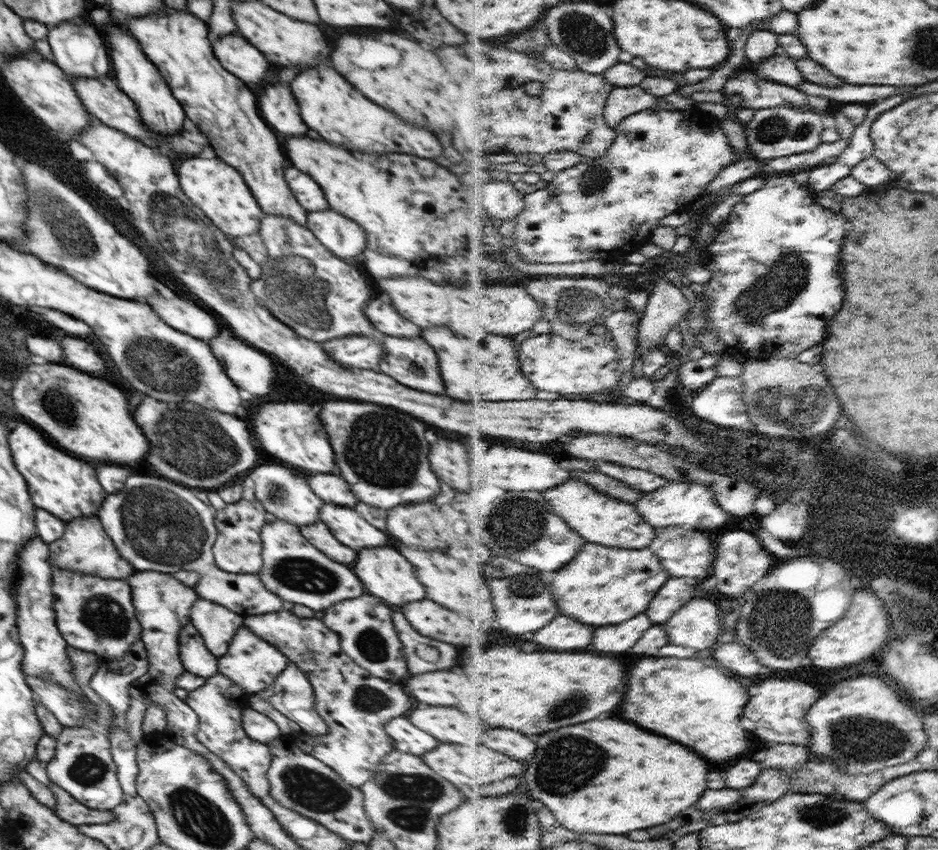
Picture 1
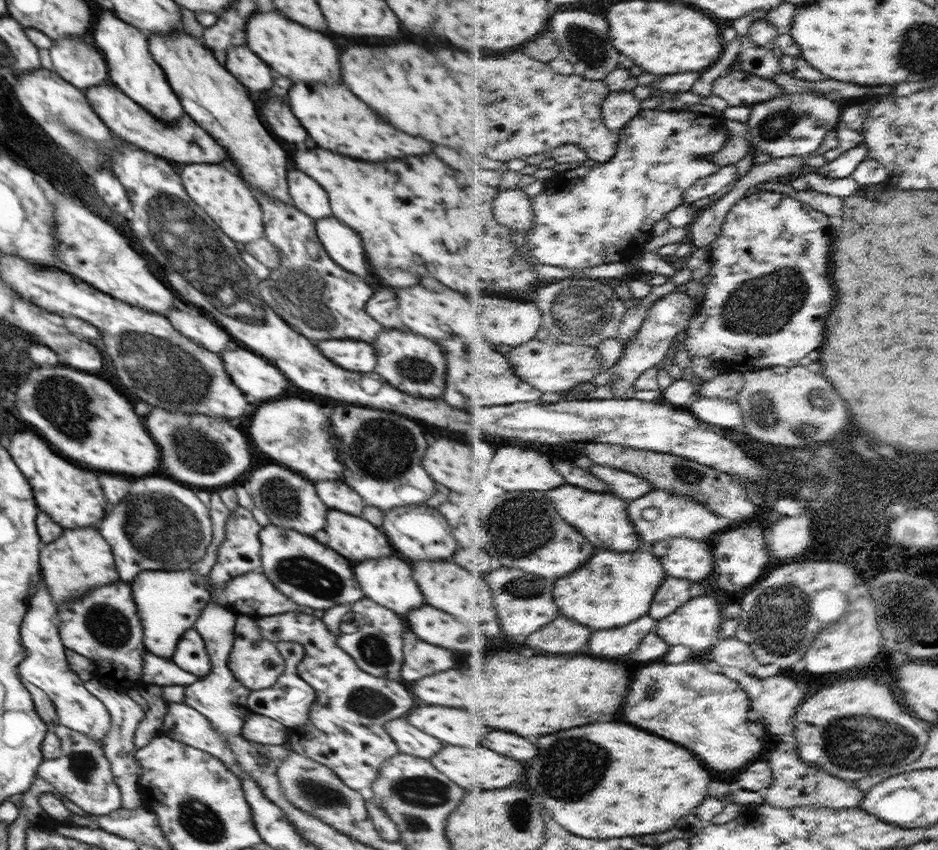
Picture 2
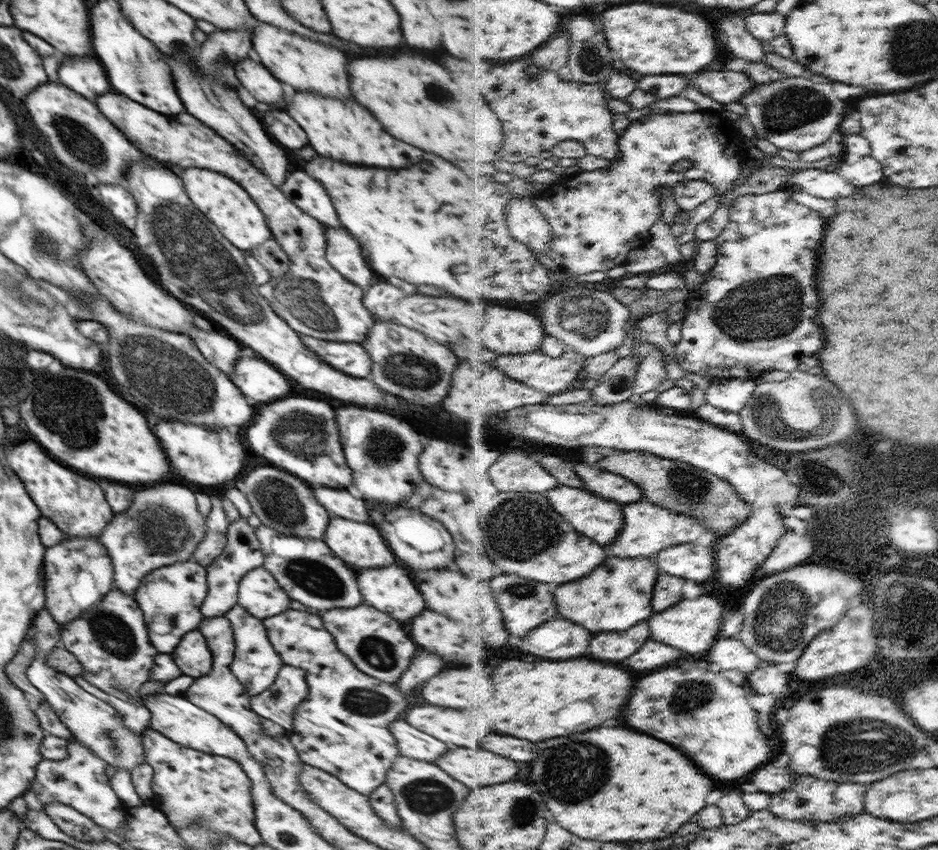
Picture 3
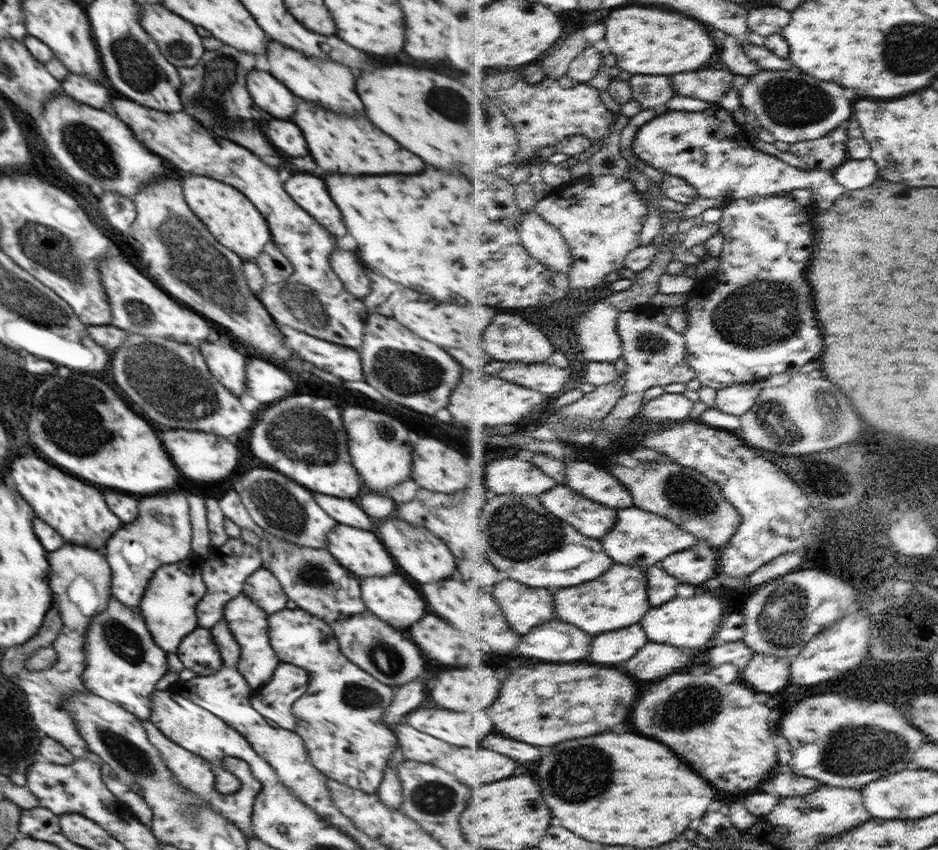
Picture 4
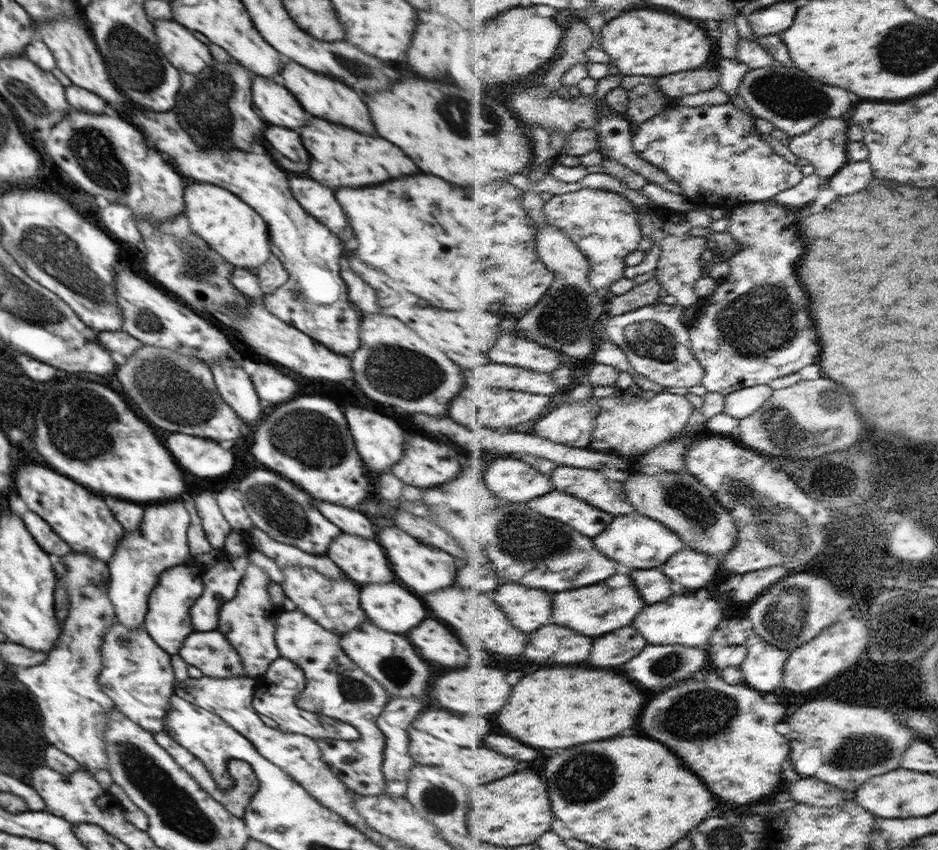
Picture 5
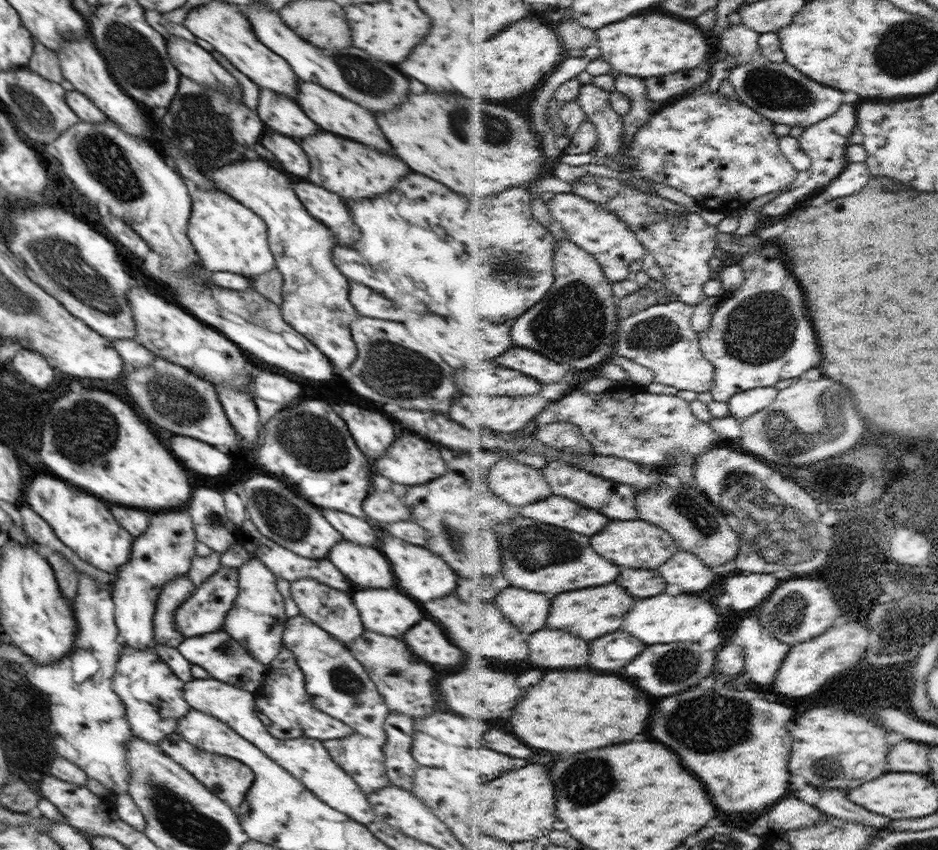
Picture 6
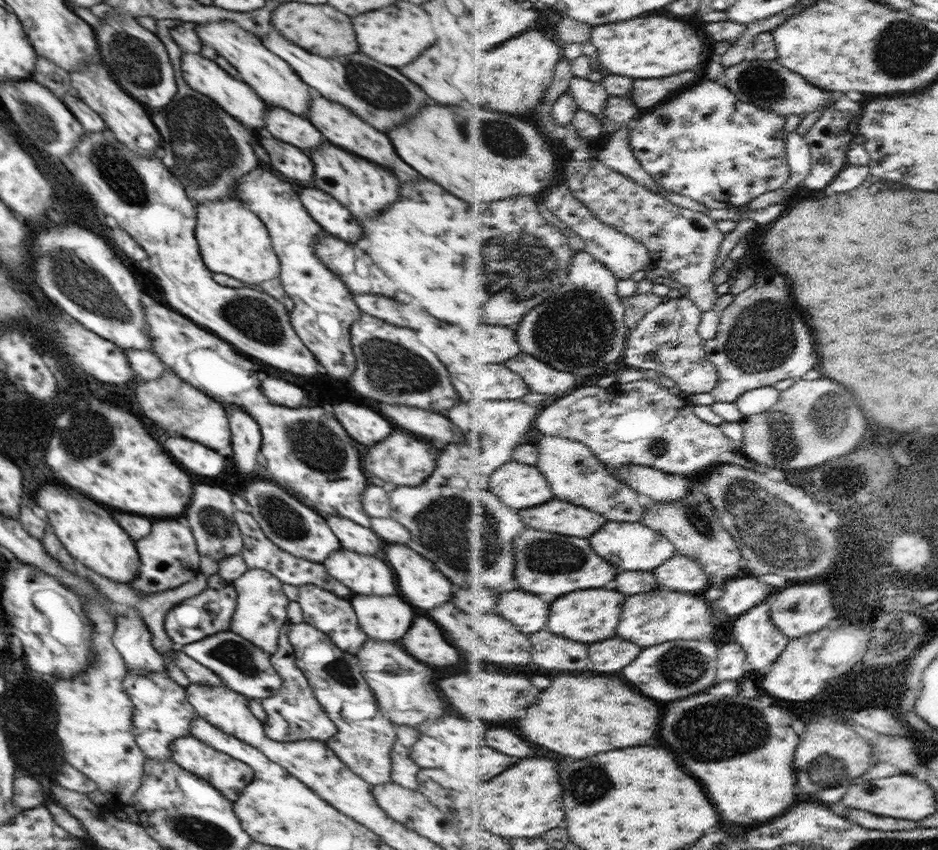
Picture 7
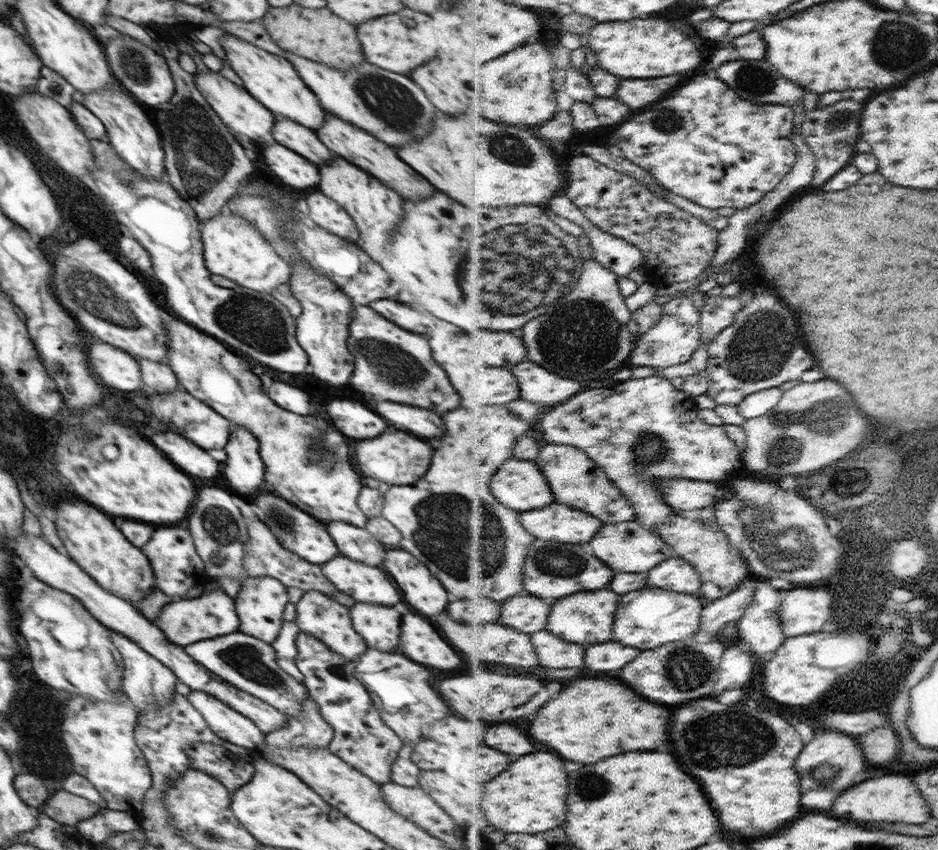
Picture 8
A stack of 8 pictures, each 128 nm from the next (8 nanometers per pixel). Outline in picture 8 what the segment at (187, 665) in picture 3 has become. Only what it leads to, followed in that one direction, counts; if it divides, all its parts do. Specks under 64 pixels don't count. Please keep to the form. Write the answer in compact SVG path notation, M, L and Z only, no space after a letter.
M236 631L226 636L201 640L184 647L184 650L214 675L235 686L239 691L247 692L286 715L299 715L302 702L308 698L307 688L290 673L278 666L275 650L271 644Z

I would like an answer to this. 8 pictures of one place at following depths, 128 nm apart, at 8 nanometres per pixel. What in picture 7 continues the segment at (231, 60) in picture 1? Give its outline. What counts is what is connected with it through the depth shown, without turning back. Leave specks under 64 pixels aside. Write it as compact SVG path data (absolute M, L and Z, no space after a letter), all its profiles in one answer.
M266 104L265 112L264 128L268 128L268 135L302 150L314 150L322 144L324 136L306 118L271 104Z

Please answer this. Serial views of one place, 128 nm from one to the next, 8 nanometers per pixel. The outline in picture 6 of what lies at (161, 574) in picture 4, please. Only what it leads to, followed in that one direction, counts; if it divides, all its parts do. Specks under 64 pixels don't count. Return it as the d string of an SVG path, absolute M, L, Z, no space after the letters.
M191 573L178 575L162 587L153 616L155 643L177 647L185 639L177 629L175 614L177 614L178 607L198 589L195 587L191 575Z

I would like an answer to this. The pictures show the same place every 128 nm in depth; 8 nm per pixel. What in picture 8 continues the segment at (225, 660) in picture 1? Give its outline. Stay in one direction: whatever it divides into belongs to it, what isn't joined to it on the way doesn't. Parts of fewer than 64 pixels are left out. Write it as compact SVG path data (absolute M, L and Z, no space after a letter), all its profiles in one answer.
M271 576L246 577L235 598L235 609L239 618L238 631L272 644L284 621L283 614L287 603L287 587L279 580Z

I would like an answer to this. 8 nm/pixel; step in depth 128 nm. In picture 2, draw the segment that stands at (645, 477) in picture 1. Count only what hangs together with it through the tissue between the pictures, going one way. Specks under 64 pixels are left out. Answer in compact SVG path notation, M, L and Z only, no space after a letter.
M598 464L592 468L592 472L600 476L602 480L606 480L612 492L628 502L639 500L655 490L654 483L650 480L627 470L618 470L618 468Z

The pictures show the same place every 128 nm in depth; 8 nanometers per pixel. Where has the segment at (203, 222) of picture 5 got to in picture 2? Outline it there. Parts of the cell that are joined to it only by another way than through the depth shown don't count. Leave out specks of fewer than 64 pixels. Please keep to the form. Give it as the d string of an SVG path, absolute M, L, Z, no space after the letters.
M188 164L182 168L184 190L198 206L202 206L220 230L240 246L265 236L263 212L253 192L238 174L228 172L218 164Z

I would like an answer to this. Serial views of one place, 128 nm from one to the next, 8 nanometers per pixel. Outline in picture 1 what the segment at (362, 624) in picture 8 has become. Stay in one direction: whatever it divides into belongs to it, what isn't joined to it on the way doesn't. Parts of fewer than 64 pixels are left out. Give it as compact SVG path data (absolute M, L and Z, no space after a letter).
M380 546L380 548L364 548L358 552L358 560L354 564L354 574L362 580L368 594L382 598L388 604L400 606L410 600L422 600L426 596L424 586L418 582L414 574L414 566L394 548Z

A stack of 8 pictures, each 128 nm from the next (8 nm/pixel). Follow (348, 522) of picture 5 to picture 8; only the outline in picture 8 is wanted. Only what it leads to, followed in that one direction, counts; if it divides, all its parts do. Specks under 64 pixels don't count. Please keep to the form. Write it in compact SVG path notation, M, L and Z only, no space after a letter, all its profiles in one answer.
M330 522L328 532L334 538L342 556L352 560L378 566L384 560L384 544L380 544L374 536L370 536L364 528L354 528L344 522Z

